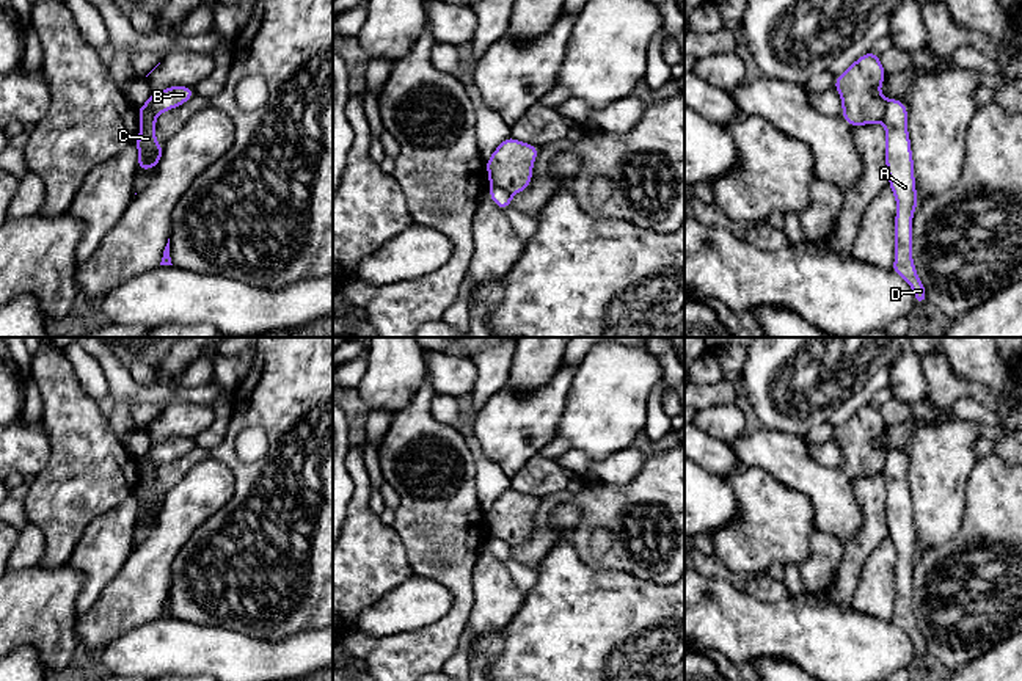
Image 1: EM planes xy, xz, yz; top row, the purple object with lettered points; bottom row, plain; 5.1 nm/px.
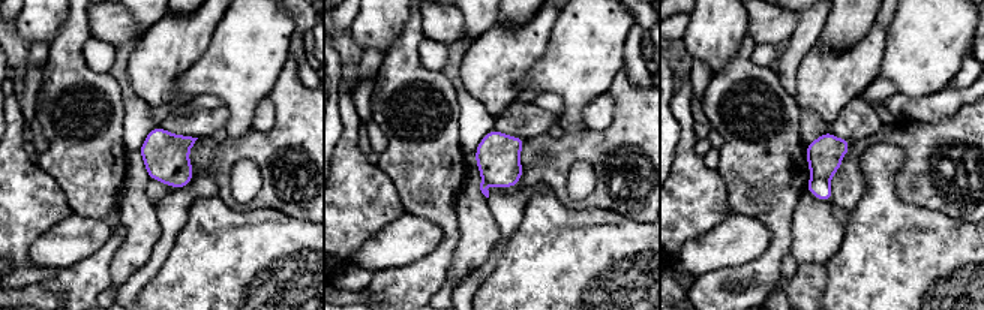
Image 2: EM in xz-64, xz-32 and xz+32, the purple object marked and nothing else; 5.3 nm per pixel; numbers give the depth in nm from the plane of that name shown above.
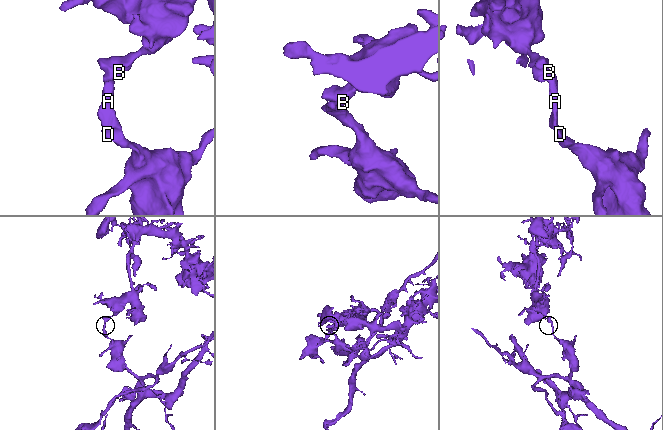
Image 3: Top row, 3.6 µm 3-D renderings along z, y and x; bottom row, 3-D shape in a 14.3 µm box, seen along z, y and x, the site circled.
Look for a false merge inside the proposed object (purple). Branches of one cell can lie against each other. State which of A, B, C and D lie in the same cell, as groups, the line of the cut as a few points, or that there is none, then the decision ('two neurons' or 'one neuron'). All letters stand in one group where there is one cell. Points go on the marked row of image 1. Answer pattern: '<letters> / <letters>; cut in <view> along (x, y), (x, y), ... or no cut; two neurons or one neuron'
A C D / B; cut in xz along (490, 184), (503, 187), (510, 195); two neurons

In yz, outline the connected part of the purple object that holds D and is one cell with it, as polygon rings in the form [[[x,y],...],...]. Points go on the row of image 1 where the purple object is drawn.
[[[889,99],[882,122],[885,127],[889,187],[898,206],[895,213],[895,260],[892,271],[907,281],[914,292],[914,301],[918,306],[928,303],[928,295],[912,259],[912,218],[918,204],[918,195],[907,132],[907,105],[901,99]]]

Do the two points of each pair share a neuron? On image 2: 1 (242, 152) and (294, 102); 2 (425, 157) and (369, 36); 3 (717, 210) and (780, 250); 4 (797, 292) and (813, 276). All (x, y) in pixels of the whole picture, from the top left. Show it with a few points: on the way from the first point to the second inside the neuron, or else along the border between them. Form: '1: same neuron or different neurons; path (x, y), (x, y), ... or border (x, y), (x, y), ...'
1: same neuron; path (258, 146), (266, 146), (293, 119)
2: different neurons; border (404, 23), (402, 32), (384, 54)
3: different neurons; border (722, 178), (726, 187), (726, 205), (731, 213)
4: same neuron; path (801, 288), (809, 280)

